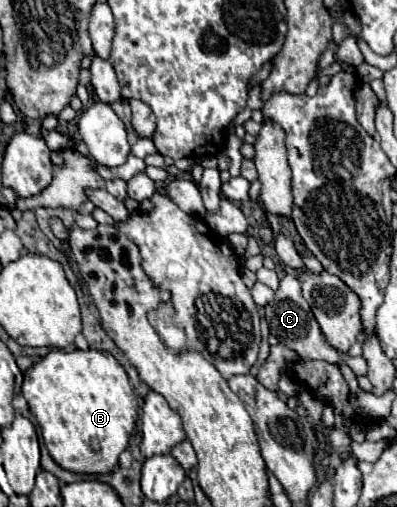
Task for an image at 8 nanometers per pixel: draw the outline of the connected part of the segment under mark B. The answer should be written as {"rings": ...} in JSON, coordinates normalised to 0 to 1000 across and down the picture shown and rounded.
{"rings":[[[134,688],[98,716],[63,732],[53,777],[68,787],[73,807],[103,842],[103,858],[123,886],[123,897],[139,905],[144,917],[169,929],[219,937],[275,933],[285,921],[295,921],[300,897],[315,890],[330,850],[340,846],[350,799],[315,728],[295,716],[280,696],[259,696],[244,688]]]}

